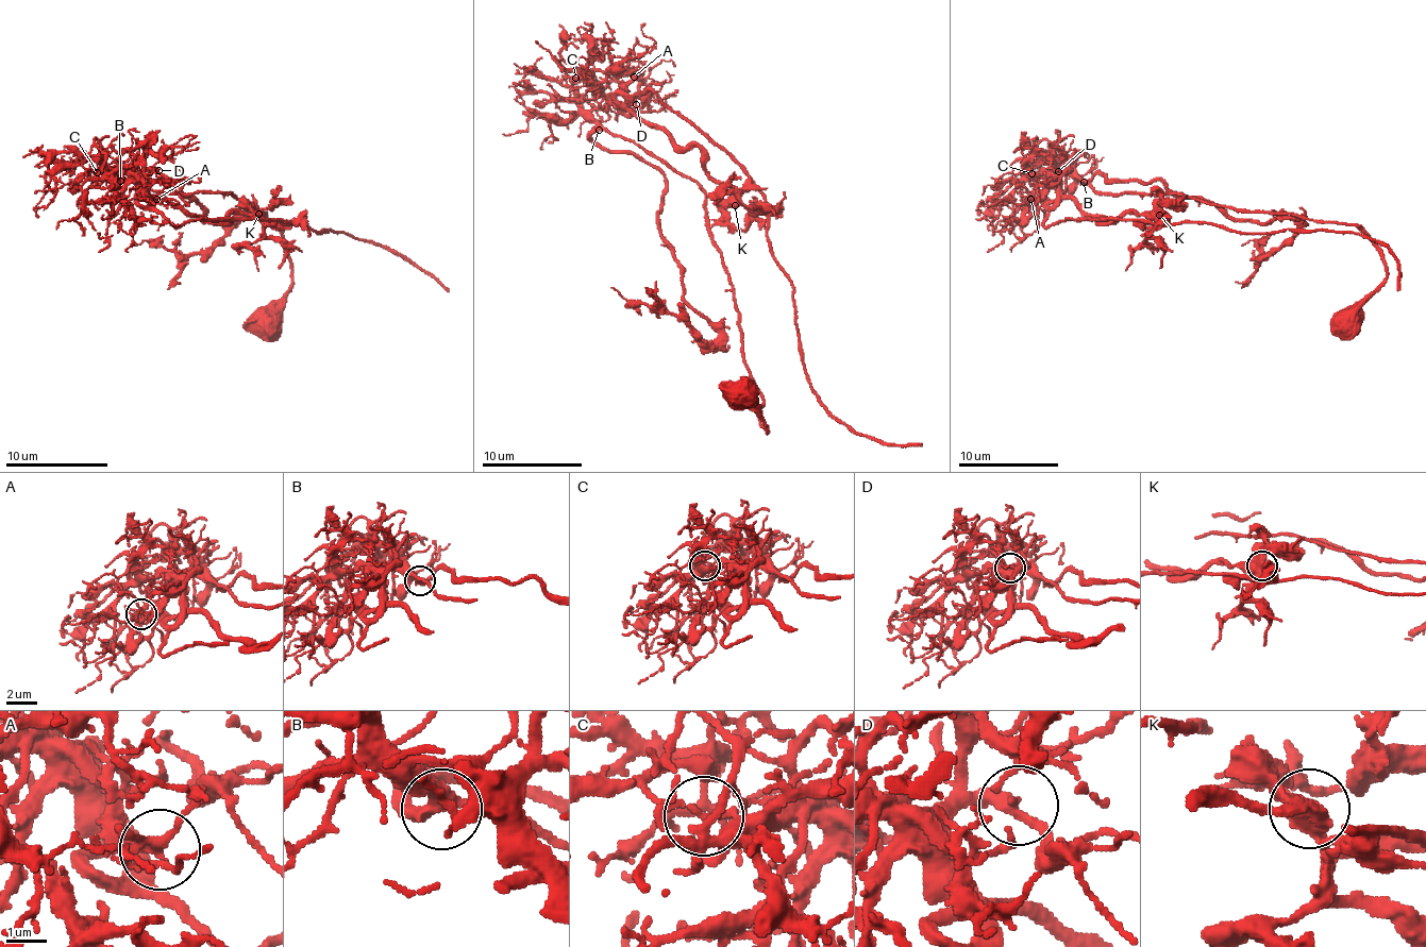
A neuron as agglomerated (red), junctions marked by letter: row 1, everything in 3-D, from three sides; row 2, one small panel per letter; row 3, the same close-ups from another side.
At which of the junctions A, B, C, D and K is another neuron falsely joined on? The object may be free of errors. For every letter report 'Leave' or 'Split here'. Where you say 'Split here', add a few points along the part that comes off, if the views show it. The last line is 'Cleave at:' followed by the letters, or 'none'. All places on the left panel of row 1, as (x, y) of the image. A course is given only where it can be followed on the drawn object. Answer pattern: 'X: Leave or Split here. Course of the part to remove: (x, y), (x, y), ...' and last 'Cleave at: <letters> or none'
A: Leave
B: Leave
C: Split here. Course of the part to remove: (98, 173), (129, 173), (149, 193), (200, 219), (253, 214), (264, 224), (346, 232), (409, 257), (448, 290)
D: Leave
K: Leave
Cleave at: C

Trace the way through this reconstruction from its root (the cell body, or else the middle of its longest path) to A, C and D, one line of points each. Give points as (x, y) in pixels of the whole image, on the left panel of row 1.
A: (133, 181), (138, 181), (156, 199)
C: (133, 181), (123, 173), (98, 173)
D: (133, 181), (146, 170), (158, 170)

